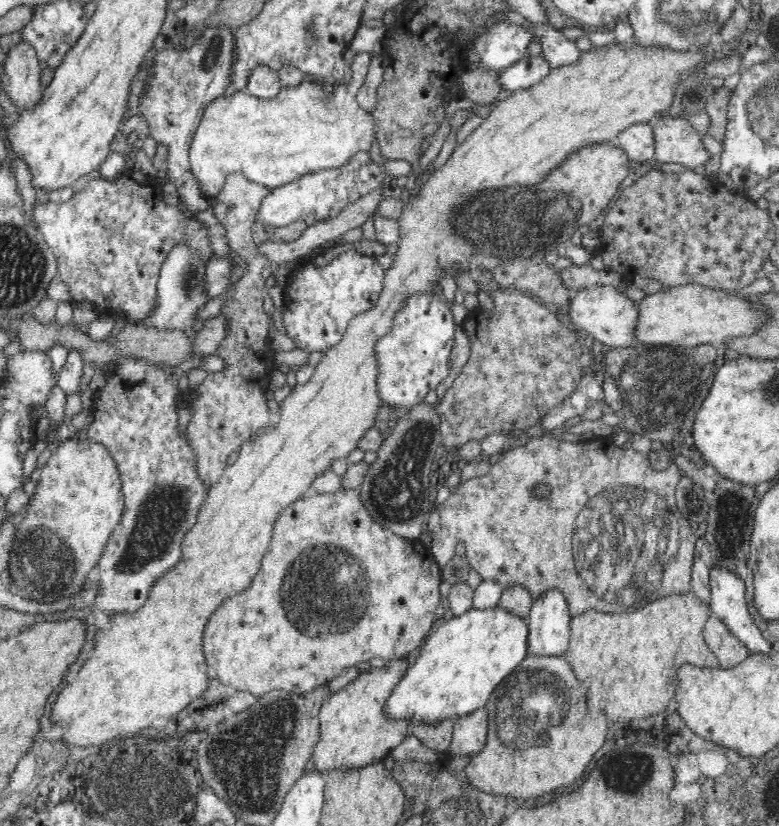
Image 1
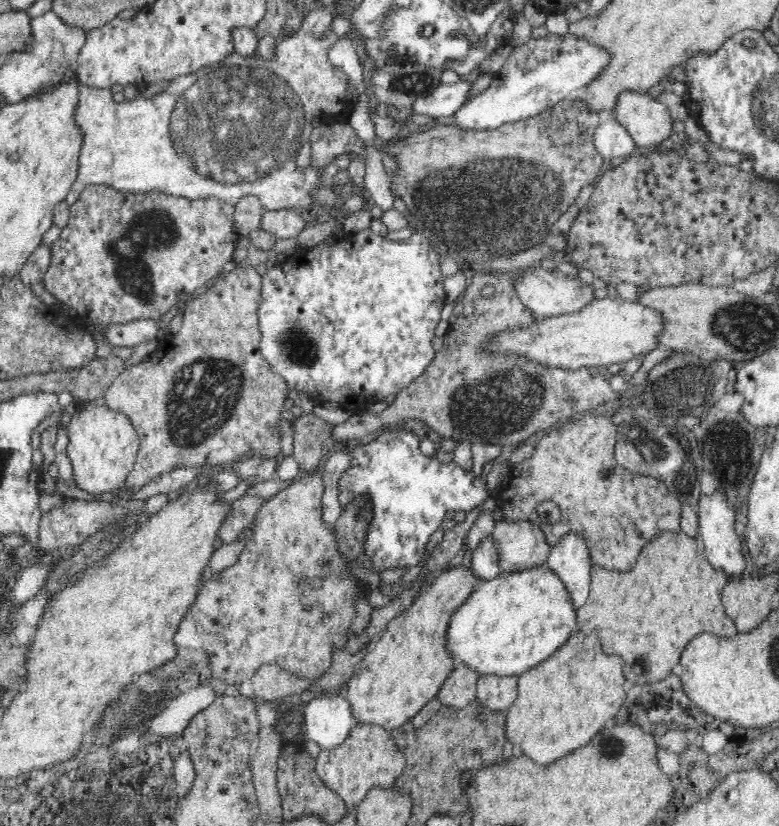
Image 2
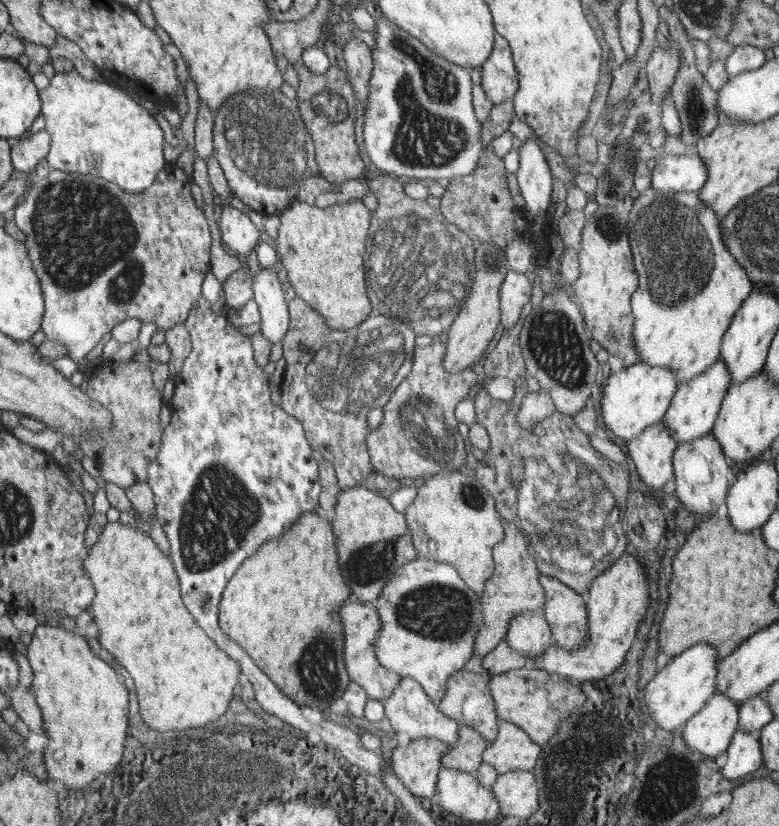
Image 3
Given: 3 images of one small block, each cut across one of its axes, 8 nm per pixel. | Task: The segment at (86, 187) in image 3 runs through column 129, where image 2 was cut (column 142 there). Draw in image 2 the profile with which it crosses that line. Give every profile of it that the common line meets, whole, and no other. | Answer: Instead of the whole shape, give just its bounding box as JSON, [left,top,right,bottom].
[43,186,239,324]

